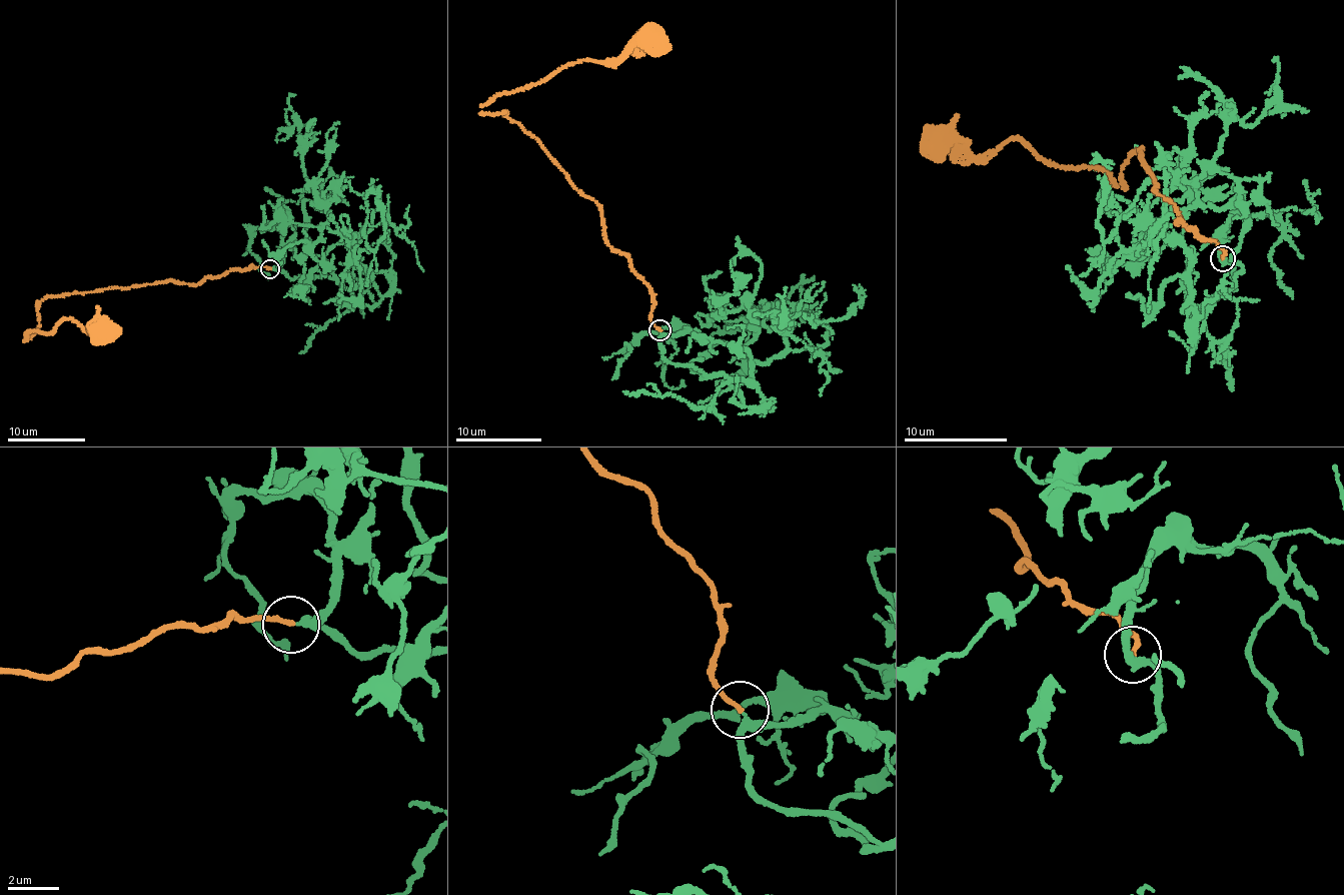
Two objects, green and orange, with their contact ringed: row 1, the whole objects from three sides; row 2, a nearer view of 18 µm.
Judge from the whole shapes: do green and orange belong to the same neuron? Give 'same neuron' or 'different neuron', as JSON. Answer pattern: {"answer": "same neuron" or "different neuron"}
{"answer": "same neuron"}

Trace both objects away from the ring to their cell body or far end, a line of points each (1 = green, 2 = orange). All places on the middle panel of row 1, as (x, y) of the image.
1: (660, 331), (668, 361), (749, 381), (756, 360), (828, 341), (814, 318), (856, 308), (853, 284)
2: (658, 330), (650, 289), (606, 241), (593, 200), (503, 112), (481, 111), (651, 35)

